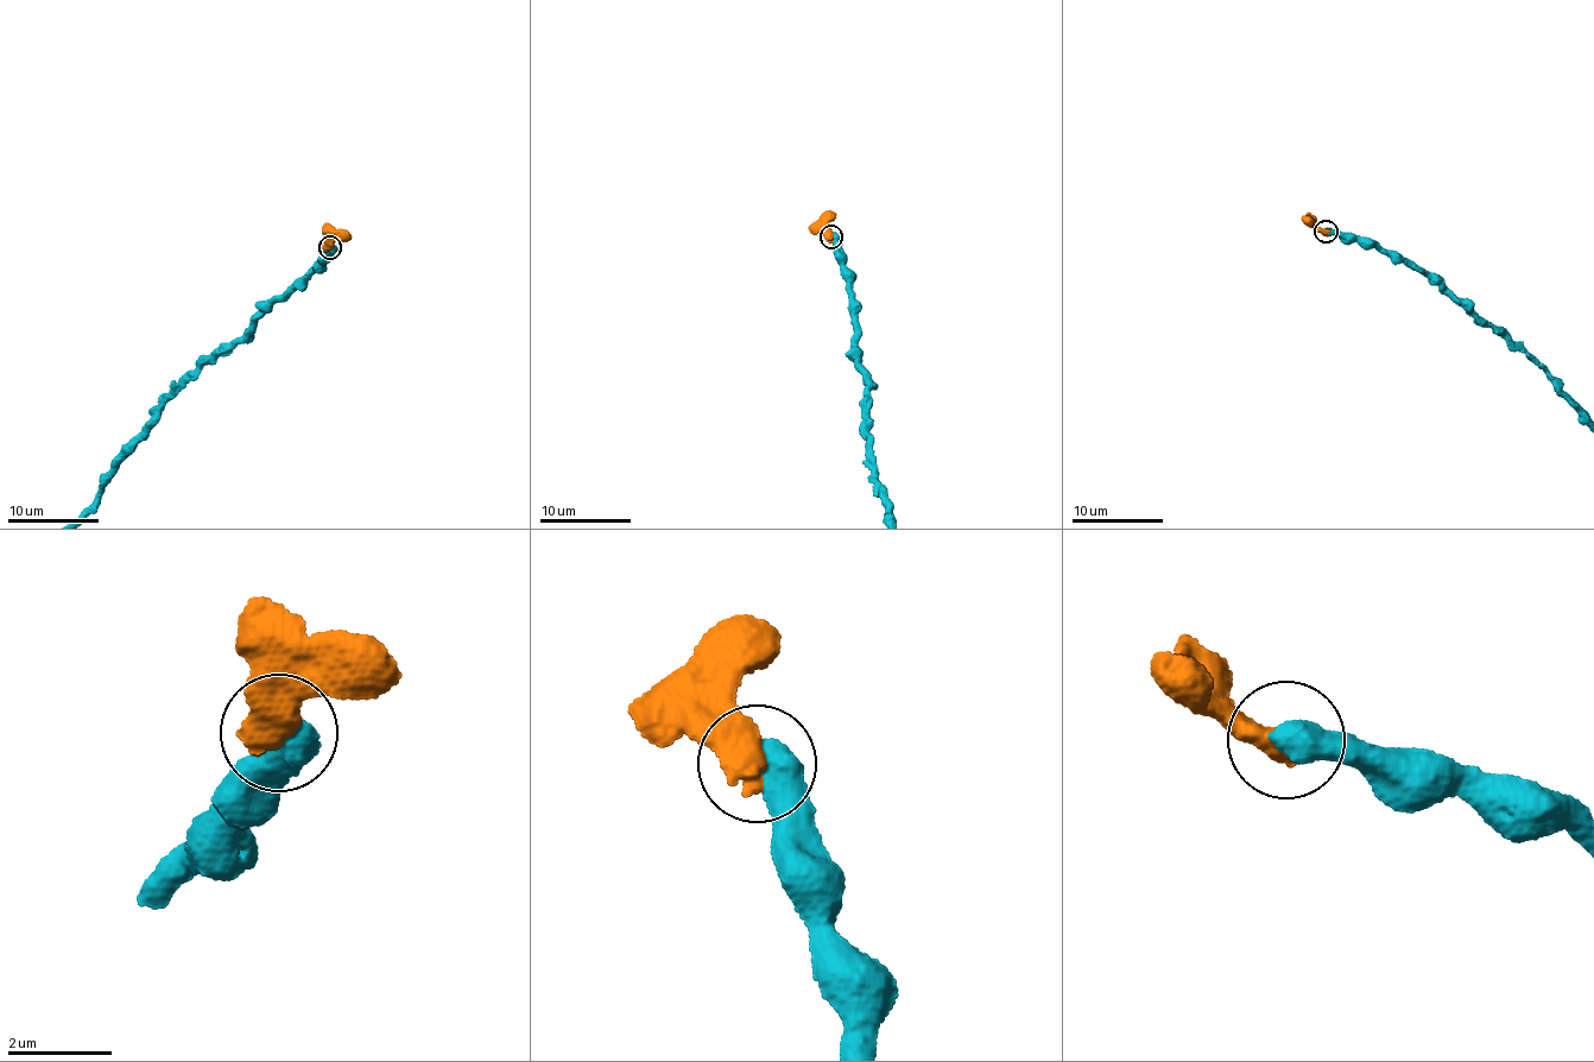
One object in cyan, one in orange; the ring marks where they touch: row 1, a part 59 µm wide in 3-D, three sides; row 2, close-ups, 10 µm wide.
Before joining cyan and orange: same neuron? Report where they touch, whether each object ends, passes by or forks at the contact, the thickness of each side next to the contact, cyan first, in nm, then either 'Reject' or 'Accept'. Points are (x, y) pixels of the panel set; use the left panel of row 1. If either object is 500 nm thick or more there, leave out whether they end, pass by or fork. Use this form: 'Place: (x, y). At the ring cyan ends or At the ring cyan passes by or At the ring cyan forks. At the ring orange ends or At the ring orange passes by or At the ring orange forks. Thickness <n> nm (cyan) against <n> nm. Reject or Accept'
Place: (329, 247). Thickness 650 nm (cyan) against 650 nm. Reject

